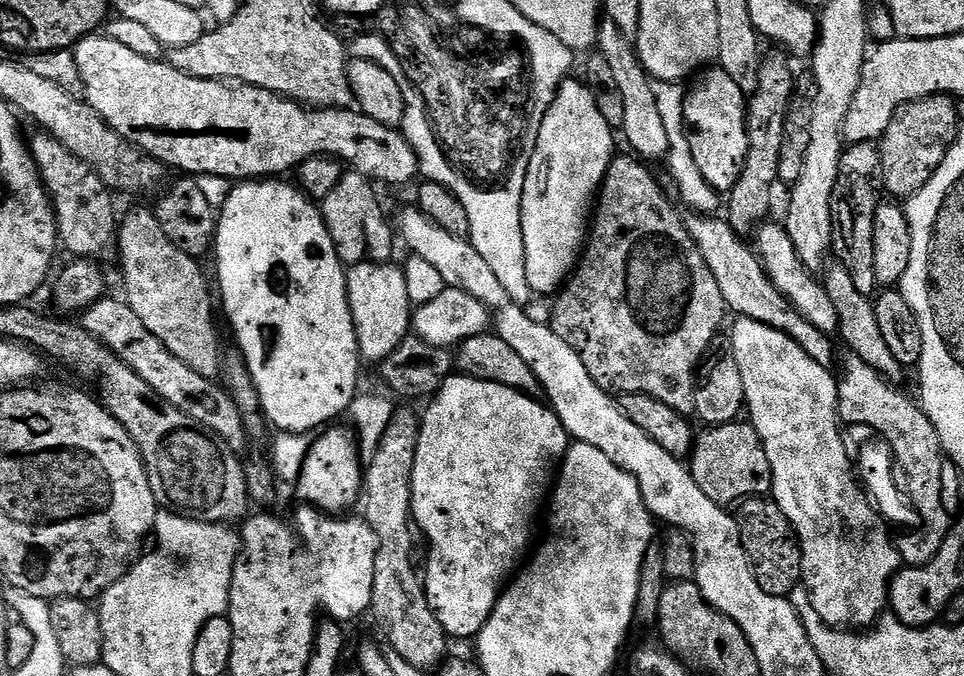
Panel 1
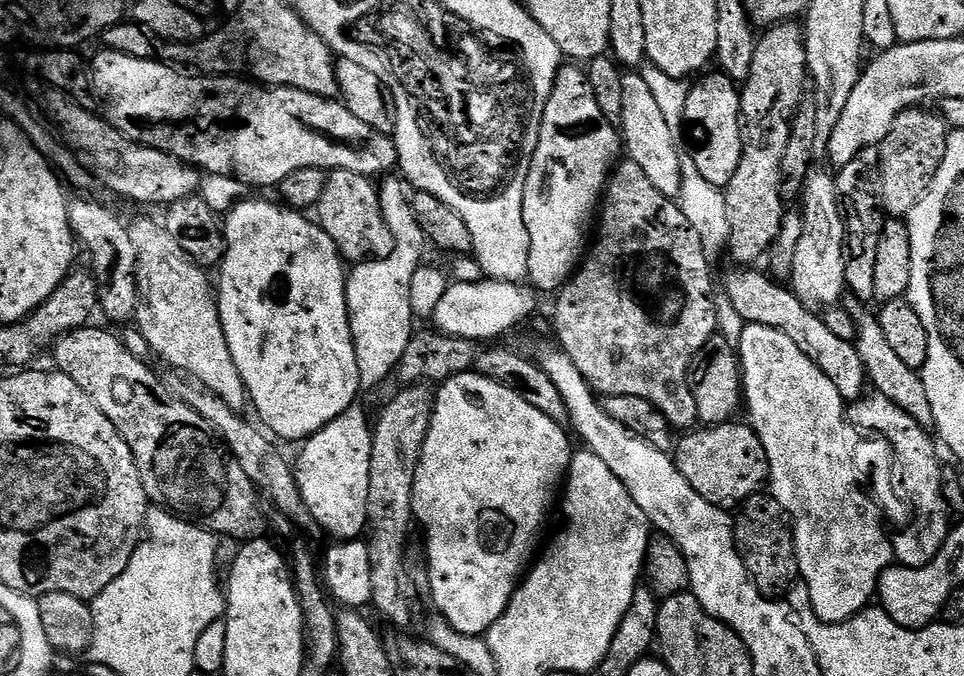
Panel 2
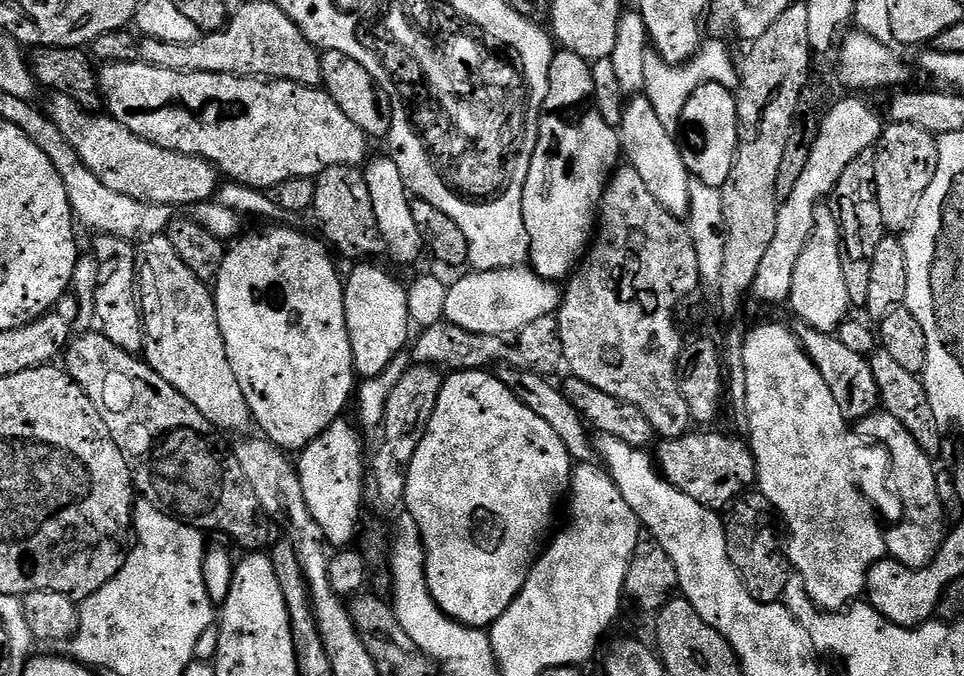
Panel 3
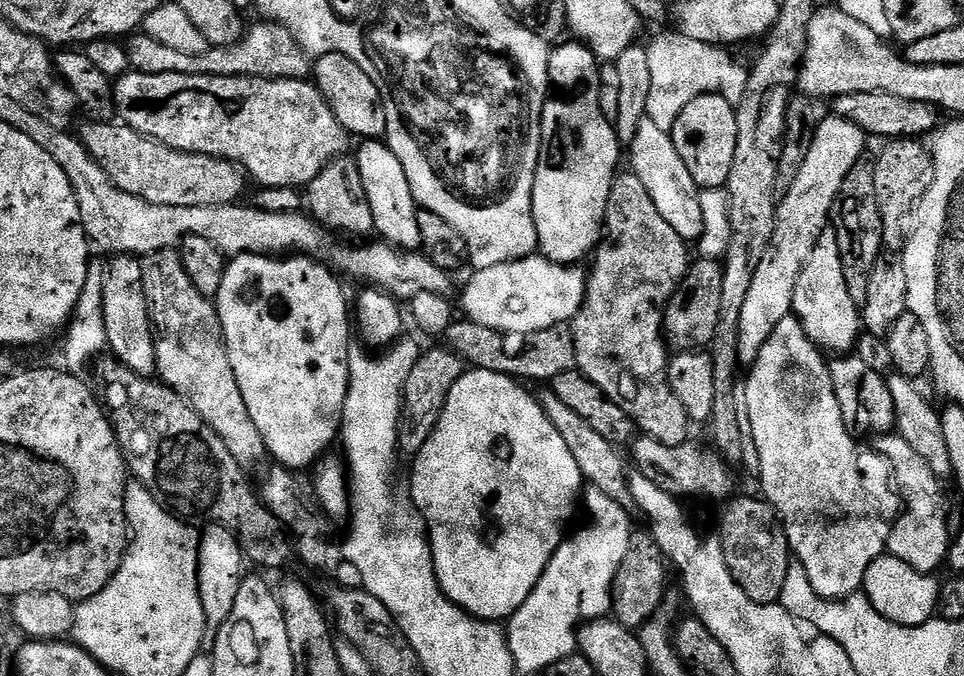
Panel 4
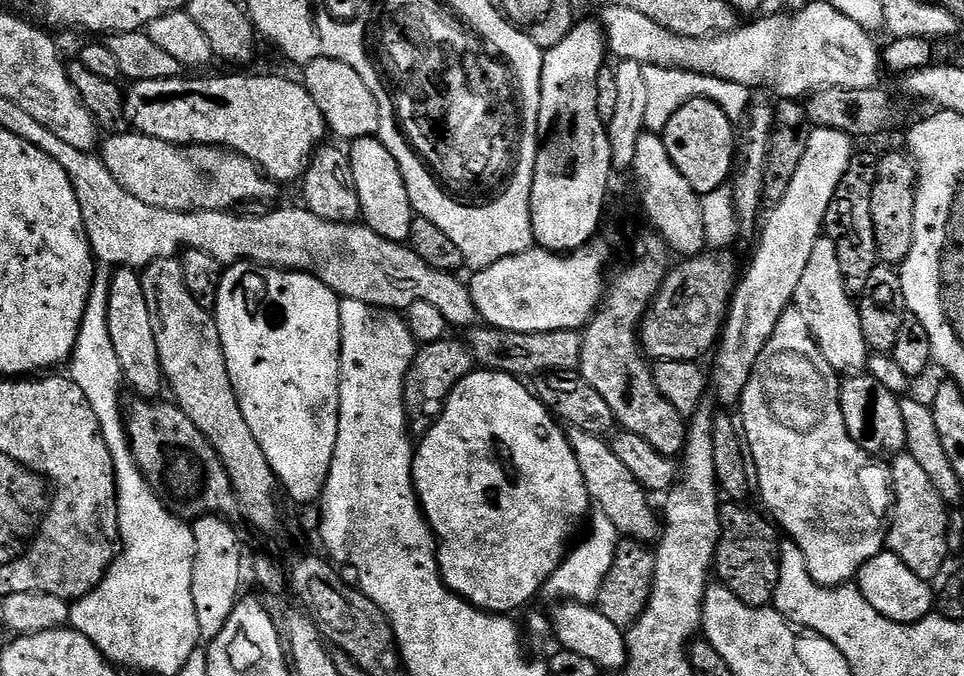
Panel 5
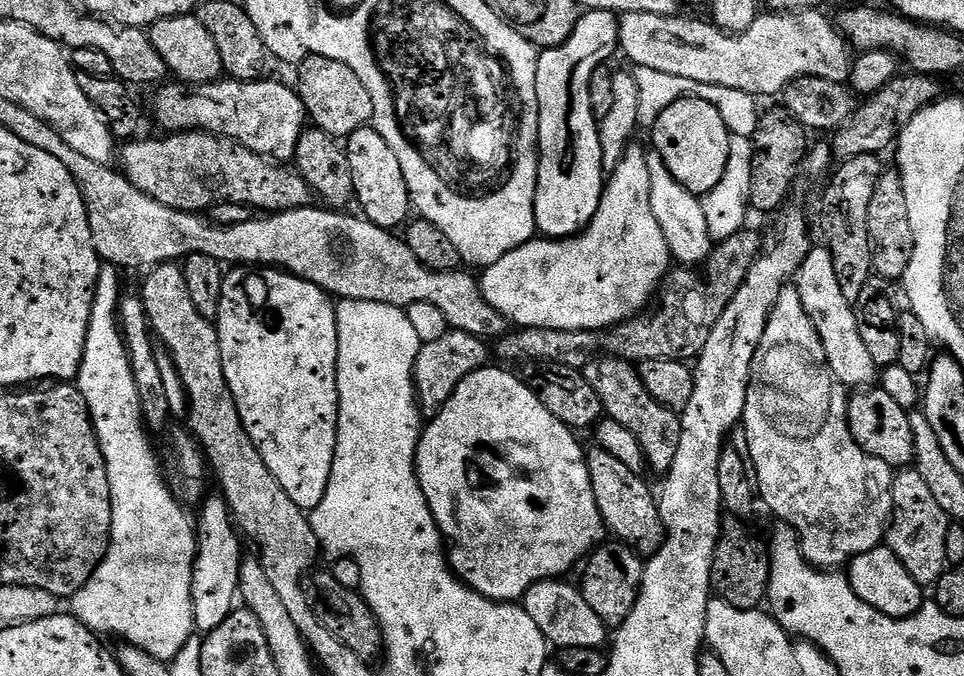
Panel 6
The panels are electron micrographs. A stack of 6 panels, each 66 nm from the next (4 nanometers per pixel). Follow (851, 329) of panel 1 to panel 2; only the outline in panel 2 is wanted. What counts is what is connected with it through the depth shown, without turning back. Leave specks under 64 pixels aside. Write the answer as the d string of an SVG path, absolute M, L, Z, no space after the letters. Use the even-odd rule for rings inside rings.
M852 298L847 301L846 307L854 322L856 323L856 339L854 341L858 350L858 358L862 358L862 366L866 370L871 387L875 391L881 392L890 402L896 406L902 406L906 414L910 414L924 428L935 429L934 410L930 410L930 398L926 395L926 382L923 375L917 369L906 366L902 358L898 358L898 353L890 347L890 341L886 339L886 334L882 330L879 319L867 312L865 305L861 301Z

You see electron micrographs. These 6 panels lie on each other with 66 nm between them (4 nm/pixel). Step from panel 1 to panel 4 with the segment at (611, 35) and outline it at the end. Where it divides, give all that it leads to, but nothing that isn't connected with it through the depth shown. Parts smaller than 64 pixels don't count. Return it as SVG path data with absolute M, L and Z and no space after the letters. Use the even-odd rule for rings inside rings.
M645 118L638 126L630 145L632 151L631 171L646 186L646 194L658 208L658 214L666 218L683 240L696 242L702 232L702 208L700 206L701 189L696 187L694 178L690 178L690 170L686 170L686 162L674 150L669 129L654 126L654 122Z

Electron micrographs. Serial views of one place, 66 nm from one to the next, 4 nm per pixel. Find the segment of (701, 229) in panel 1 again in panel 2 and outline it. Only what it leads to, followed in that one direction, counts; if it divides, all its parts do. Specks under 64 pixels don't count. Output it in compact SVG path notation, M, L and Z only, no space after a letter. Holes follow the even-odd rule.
M736 266L733 269L725 278L722 290L728 295L730 306L742 314L745 324L770 326L786 334L786 338L790 338L790 342L794 342L794 346L798 346L798 350L802 350L802 354L806 354L806 358L810 358L810 362L814 362L814 366L818 366L818 370L822 370L822 374L834 382L844 401L851 402L865 395L869 378L853 341L837 338L830 326L826 326L819 311L801 302L791 287L784 285L783 288L780 285L783 283L777 282L767 271L755 272L757 269L752 266Z

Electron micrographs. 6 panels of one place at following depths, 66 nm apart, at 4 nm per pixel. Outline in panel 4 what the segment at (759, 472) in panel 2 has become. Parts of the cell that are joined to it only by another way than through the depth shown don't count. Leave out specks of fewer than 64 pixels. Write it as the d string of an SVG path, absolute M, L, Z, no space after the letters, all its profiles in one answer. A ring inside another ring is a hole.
M640 434L631 441L631 448L632 460L636 463L635 471L639 475L650 478L650 482L666 490L666 494L677 498L705 496L708 500L723 502L737 491L736 480L732 477L733 469L728 461L720 457L720 453L711 446L703 448L695 442L682 446L665 446L663 442L658 442L658 438Z

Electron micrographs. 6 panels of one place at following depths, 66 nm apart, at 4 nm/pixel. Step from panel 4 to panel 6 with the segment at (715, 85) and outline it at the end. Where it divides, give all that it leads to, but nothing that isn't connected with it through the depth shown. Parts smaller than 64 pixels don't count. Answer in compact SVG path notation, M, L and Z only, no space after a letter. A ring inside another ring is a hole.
M646 67L633 69L633 76L639 88L638 98L638 120L640 128L650 130L656 124L662 112L667 106L683 99L685 96L696 95L700 99L710 102L721 115L729 133L737 139L750 140L757 130L760 117L757 99L746 94L744 91L732 90L730 87L706 86L704 83L691 82L690 79L677 78L672 74L659 73Z

